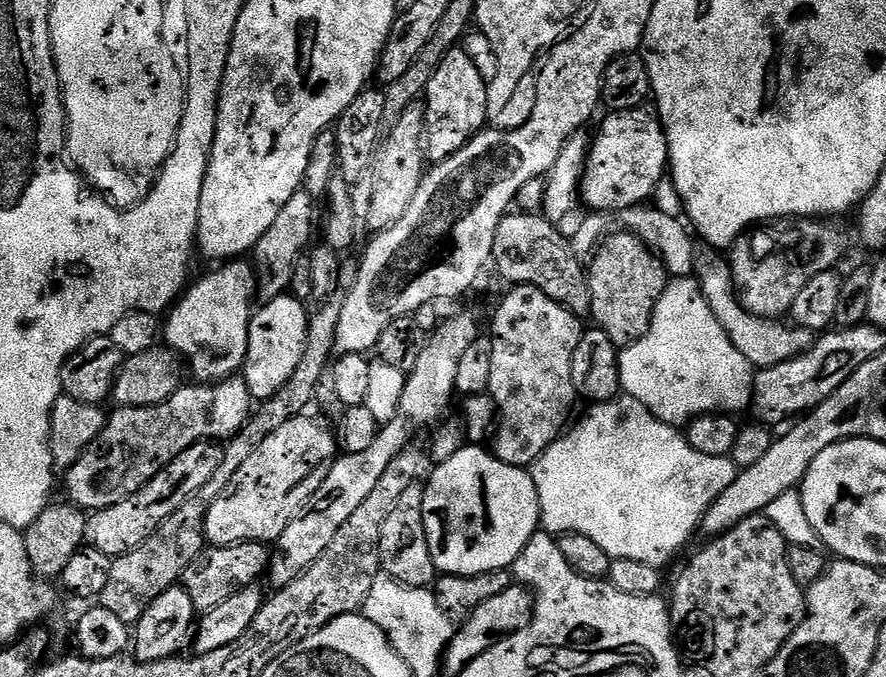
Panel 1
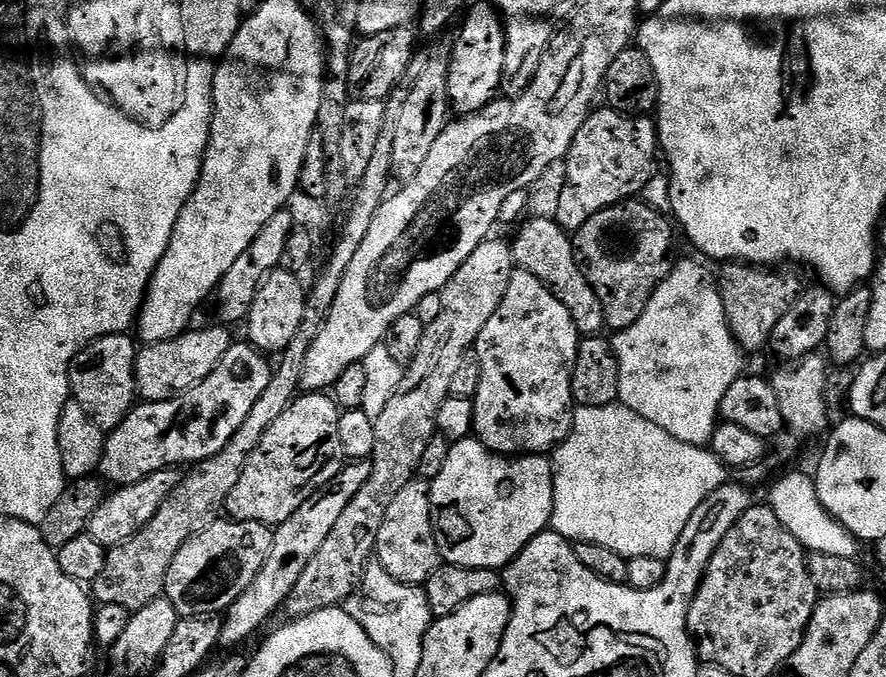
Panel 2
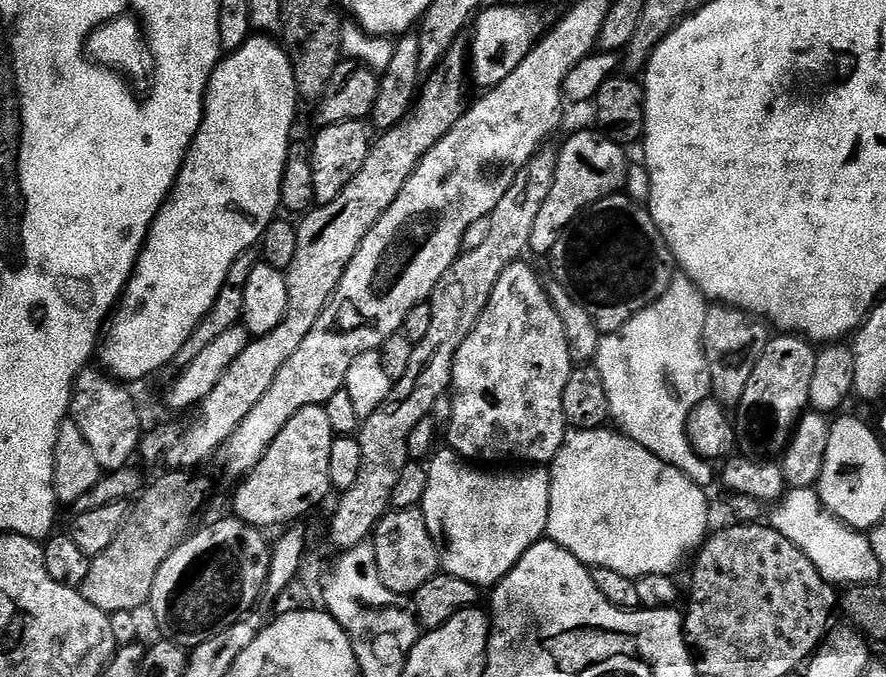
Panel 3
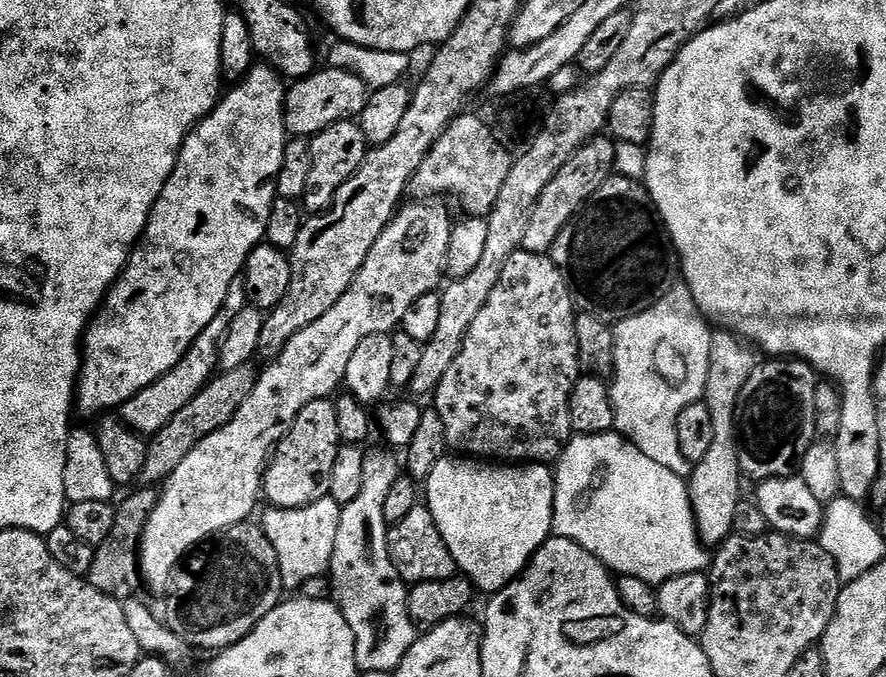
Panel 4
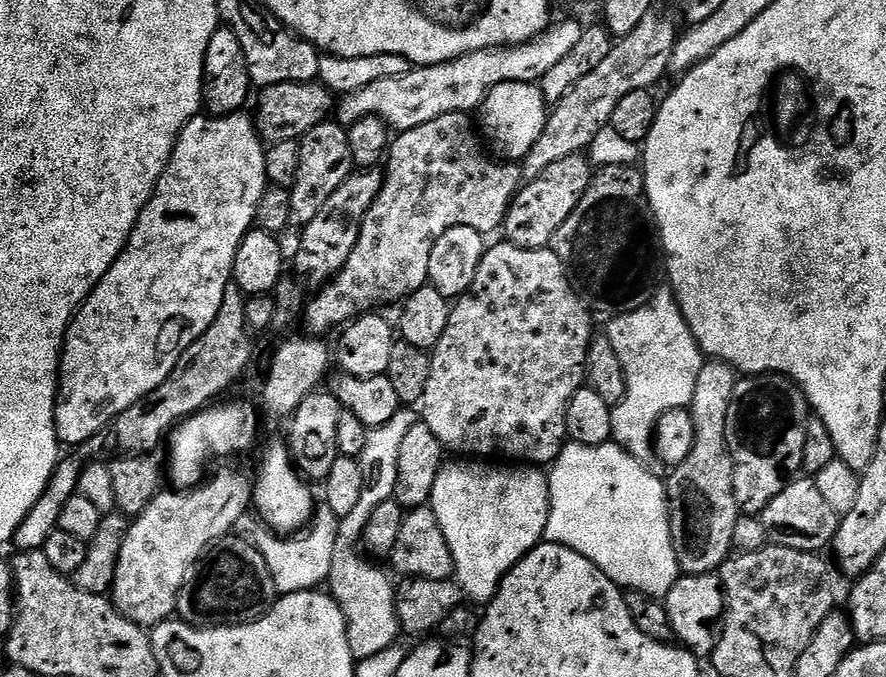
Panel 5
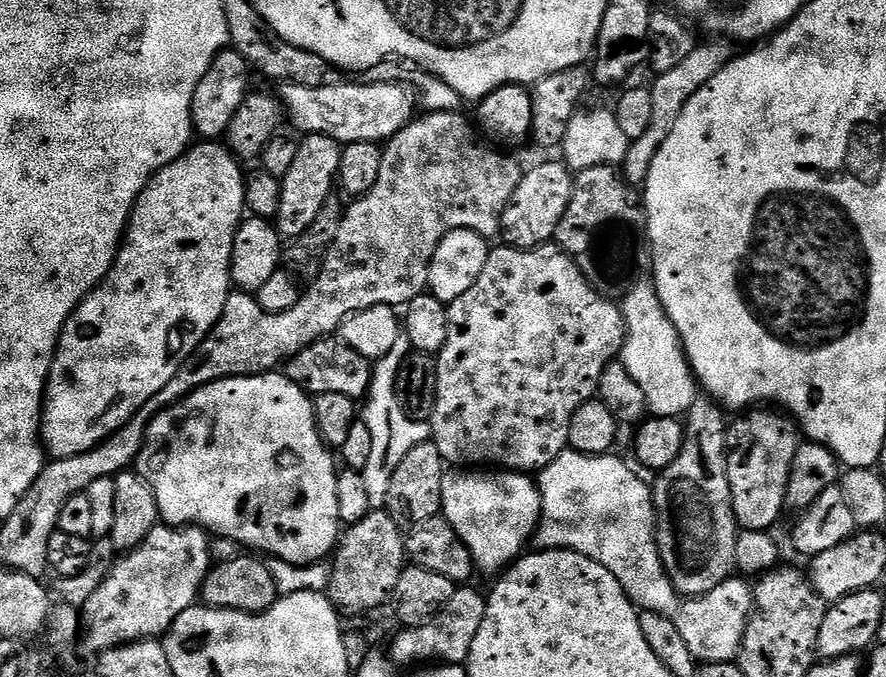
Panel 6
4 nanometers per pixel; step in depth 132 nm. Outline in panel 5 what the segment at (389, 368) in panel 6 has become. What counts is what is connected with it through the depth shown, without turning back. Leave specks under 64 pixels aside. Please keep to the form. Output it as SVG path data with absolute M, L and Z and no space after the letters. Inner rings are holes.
M406 408L397 412L386 425L373 428L367 436L363 454L358 458L363 468L365 486L360 502L351 515L340 519L338 542L334 552L333 564L328 579L329 593L347 618L348 637L352 656L357 661L373 657L382 650L393 647L400 636L400 619L397 616L396 591L394 582L374 564L358 556L357 546L361 545L370 516L382 502L395 495L397 486L398 453L402 450L402 439L410 426L420 422L417 411Z

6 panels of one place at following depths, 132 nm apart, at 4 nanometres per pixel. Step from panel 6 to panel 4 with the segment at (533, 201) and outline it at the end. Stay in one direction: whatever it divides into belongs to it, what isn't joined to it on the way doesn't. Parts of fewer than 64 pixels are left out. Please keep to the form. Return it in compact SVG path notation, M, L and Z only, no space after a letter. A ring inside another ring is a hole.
M598 135L589 144L577 150L570 162L566 162L566 166L558 170L550 186L542 190L538 202L532 207L532 217L524 228L523 251L551 253L562 230L571 225L573 216L580 211L581 206L608 181L609 176L613 175L615 166L616 144L607 135Z

